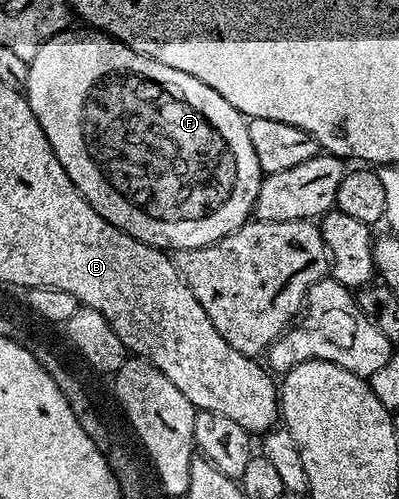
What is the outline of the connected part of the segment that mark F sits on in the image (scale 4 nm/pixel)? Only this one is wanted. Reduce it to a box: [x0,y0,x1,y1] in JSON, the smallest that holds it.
[24,29,262,253]

